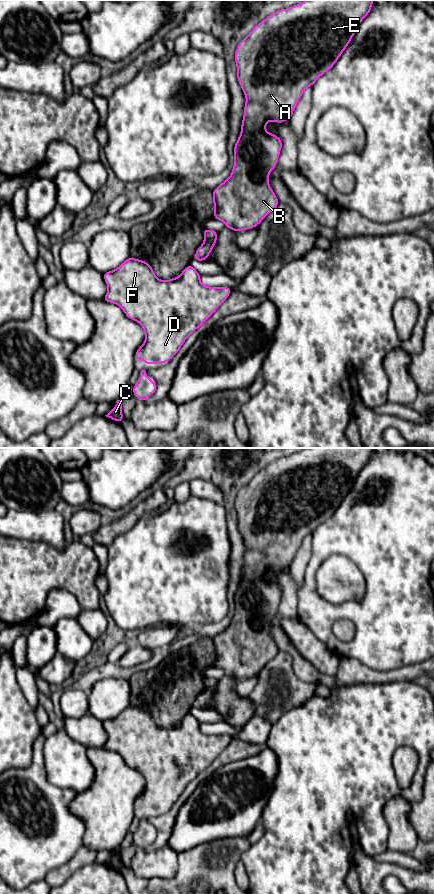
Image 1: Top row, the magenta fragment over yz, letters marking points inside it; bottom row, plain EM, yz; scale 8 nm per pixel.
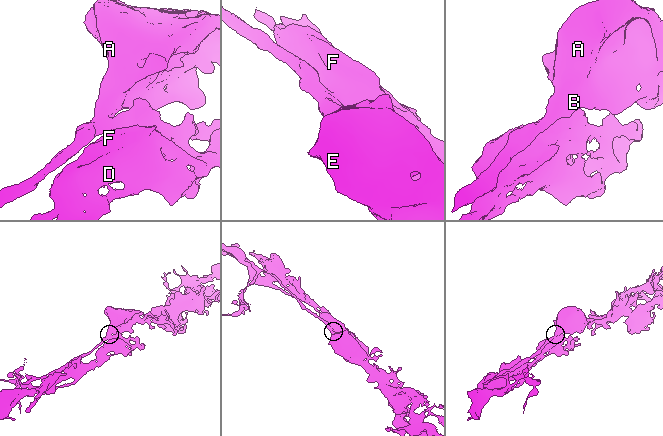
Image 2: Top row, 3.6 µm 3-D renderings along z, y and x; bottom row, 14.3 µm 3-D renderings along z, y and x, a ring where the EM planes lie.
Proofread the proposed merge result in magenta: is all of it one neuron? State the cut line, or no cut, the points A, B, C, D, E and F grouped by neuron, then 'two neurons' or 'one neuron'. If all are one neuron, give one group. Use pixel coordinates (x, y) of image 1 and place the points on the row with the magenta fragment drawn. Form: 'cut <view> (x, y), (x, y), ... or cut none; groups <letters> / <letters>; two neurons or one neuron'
cut none; groups A B C D E F; one neuron

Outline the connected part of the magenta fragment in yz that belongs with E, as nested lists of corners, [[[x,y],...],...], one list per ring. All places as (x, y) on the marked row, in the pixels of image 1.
[[[306,0],[287,9],[280,9],[257,24],[237,46],[235,62],[237,79],[246,97],[241,133],[234,146],[234,167],[226,181],[213,190],[214,217],[224,222],[225,227],[235,232],[258,226],[278,205],[268,181],[270,172],[275,169],[282,140],[265,130],[269,121],[283,123],[289,120],[302,96],[303,91],[312,86],[337,62],[350,43],[358,26],[369,14],[373,0]]]

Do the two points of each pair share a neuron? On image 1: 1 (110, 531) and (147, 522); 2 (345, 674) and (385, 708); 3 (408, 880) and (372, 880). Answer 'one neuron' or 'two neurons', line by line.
1: two neurons
2: two neurons
3: one neuron

